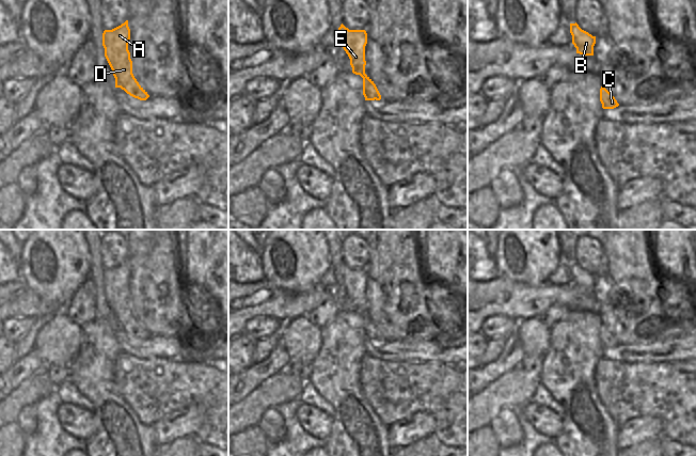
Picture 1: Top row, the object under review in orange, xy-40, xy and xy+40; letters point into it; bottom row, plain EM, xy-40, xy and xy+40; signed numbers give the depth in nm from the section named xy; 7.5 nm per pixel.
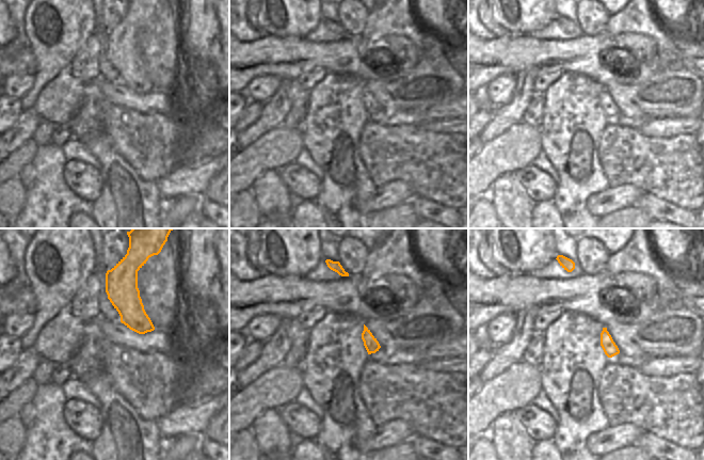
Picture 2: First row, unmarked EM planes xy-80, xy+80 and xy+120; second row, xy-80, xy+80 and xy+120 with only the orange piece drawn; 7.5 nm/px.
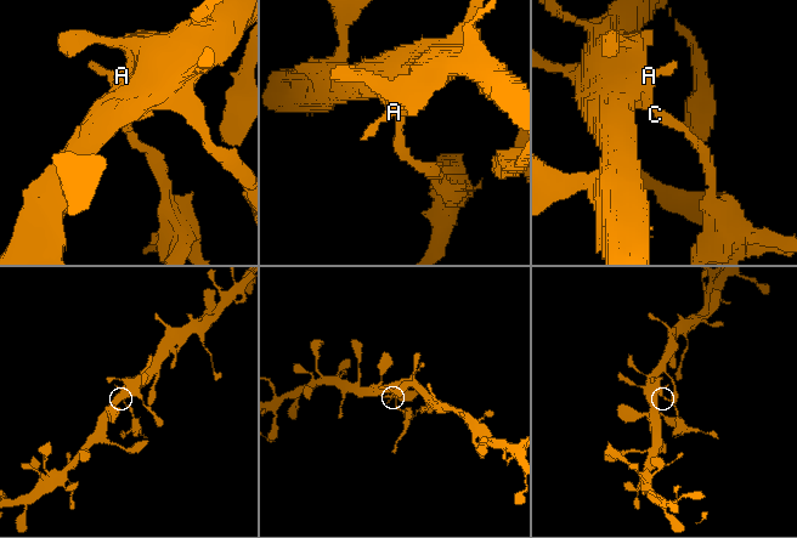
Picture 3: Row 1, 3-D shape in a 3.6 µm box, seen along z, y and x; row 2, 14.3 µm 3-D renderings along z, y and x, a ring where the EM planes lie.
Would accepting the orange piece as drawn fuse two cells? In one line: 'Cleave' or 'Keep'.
Cleave.

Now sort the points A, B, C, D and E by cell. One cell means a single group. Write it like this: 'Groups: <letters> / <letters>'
Groups: A B D E / C.

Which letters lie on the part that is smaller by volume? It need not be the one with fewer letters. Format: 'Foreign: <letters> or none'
Foreign: C

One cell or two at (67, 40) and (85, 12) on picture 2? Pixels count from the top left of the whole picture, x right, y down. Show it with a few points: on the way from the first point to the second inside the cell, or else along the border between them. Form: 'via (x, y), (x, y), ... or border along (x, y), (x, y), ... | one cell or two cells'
via (68, 33), (70, 27), (79, 18) | one cell

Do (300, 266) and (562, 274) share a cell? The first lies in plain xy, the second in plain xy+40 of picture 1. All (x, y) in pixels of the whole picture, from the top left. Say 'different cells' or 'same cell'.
different cells

